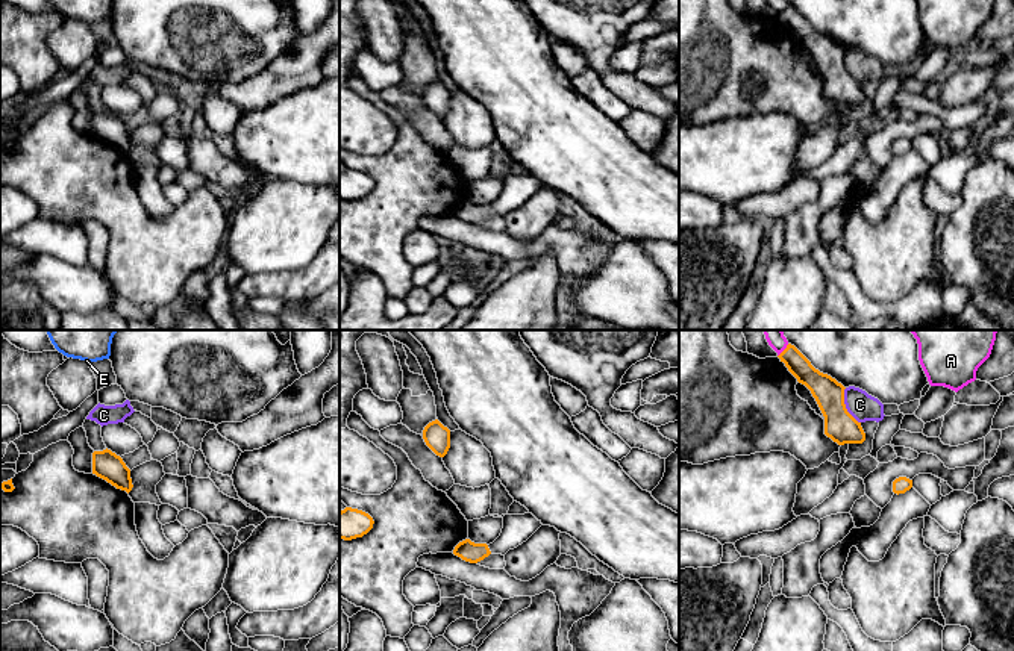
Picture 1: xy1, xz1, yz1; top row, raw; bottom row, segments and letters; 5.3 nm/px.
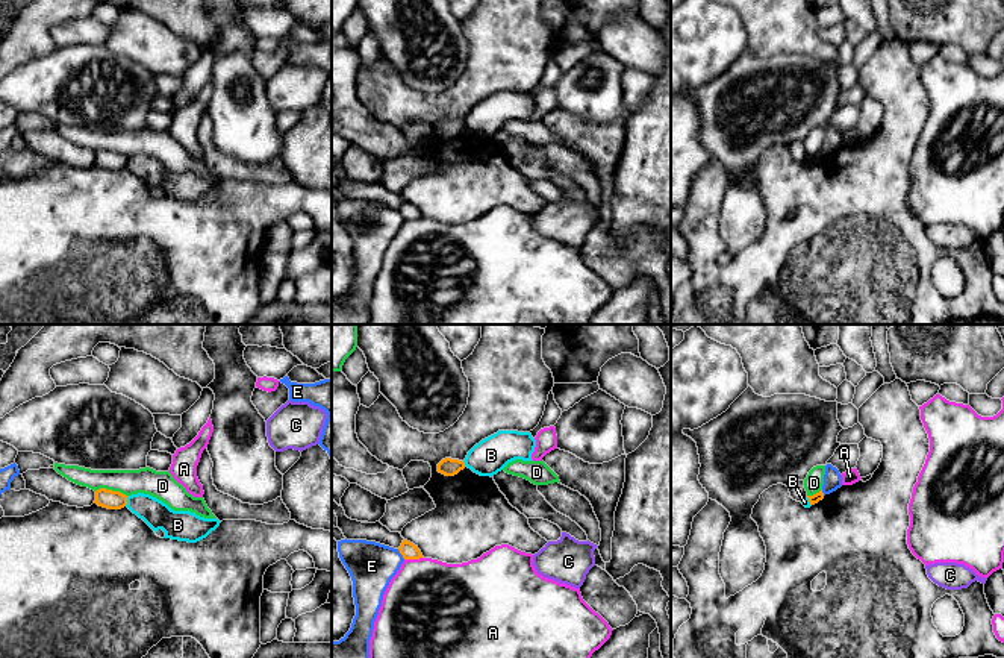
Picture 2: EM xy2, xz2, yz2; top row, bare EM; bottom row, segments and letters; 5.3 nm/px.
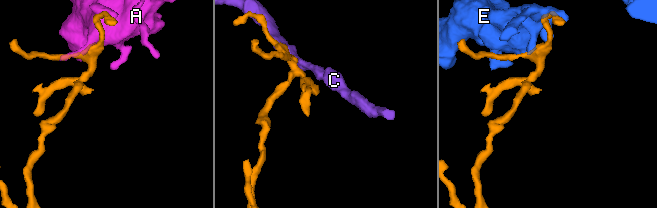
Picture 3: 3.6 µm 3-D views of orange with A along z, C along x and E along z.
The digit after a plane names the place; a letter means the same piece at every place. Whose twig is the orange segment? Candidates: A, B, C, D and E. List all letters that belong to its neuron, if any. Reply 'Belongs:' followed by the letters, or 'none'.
Belongs: none

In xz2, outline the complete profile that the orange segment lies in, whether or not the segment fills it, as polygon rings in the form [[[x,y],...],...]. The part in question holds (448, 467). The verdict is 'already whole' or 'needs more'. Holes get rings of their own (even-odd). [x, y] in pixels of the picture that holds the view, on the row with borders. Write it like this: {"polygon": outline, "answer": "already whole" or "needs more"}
{"polygon": [[[445,458],[438,464],[438,472],[445,476],[454,476],[465,468],[465,462],[459,459]]], "answer": "already whole"}

